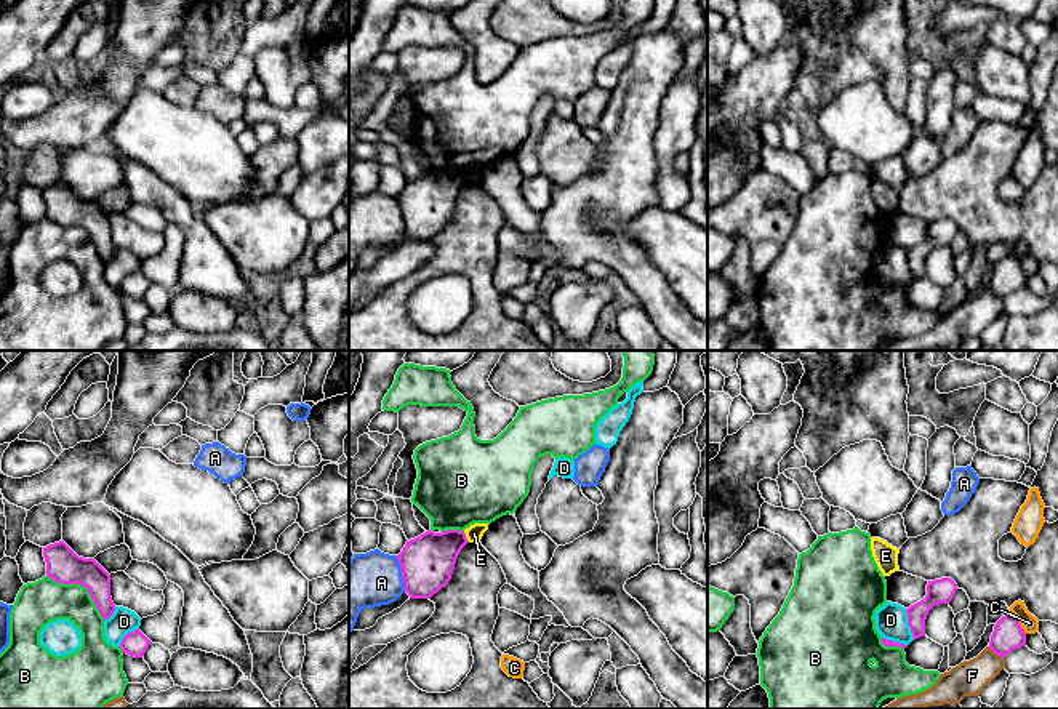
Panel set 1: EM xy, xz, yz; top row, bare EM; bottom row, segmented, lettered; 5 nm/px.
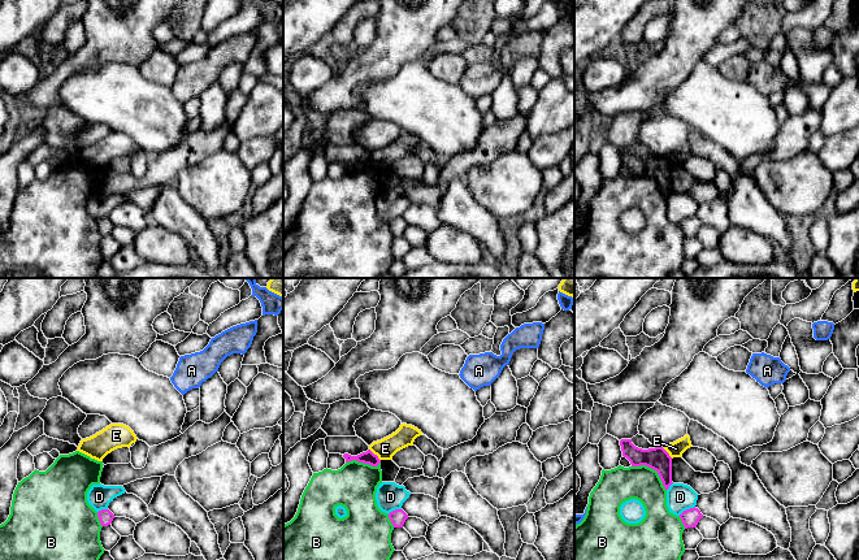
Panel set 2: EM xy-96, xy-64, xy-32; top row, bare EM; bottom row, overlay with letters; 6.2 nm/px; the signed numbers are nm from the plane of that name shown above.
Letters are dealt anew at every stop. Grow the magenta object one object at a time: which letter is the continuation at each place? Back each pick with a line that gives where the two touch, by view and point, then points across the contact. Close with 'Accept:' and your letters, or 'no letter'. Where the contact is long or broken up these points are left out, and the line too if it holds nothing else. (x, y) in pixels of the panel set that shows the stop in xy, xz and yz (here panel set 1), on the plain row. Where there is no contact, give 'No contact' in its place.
Accept: no letter

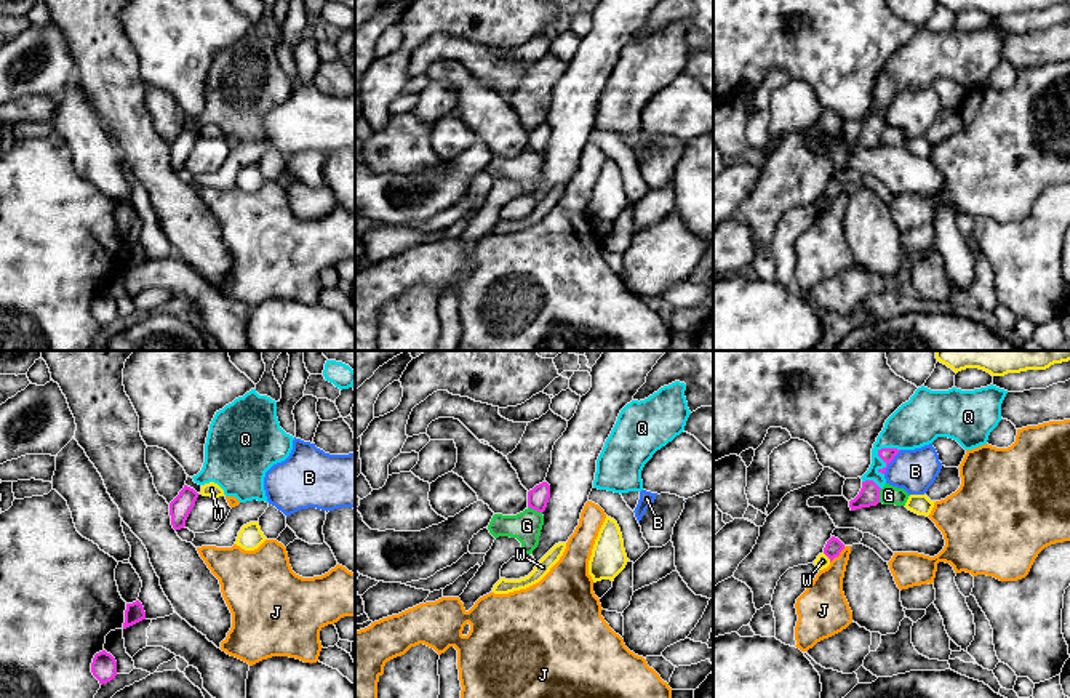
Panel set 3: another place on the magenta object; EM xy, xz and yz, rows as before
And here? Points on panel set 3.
Q: Touches magenta at yz (878, 93). Path across: yz (886, 96), (878, 93), (901, 72), (917, 64)
Accept: Q

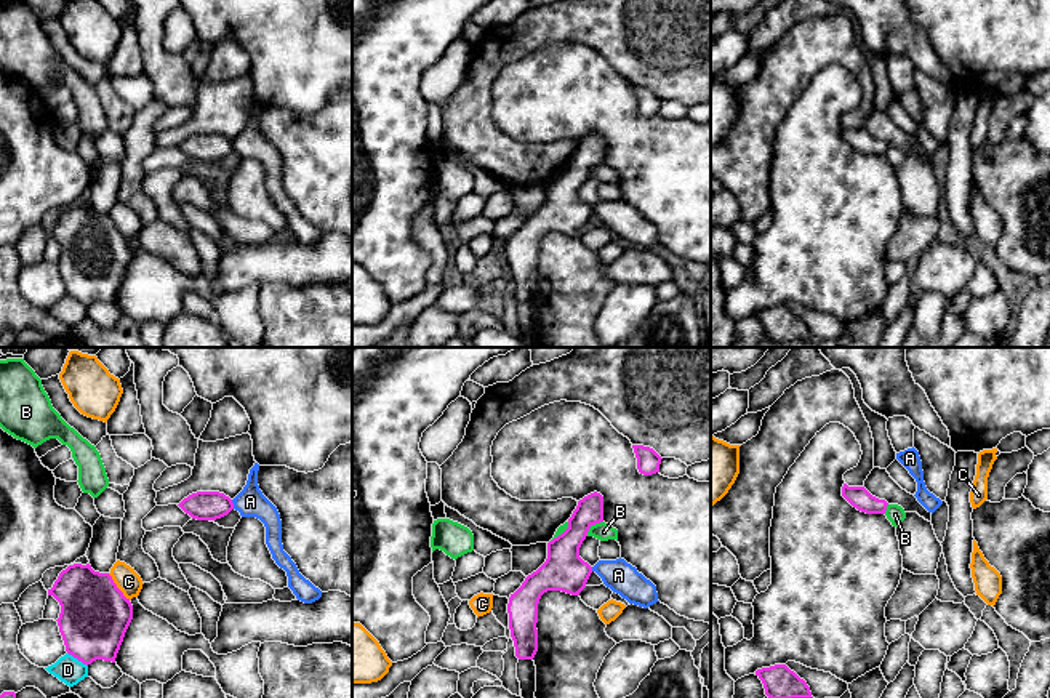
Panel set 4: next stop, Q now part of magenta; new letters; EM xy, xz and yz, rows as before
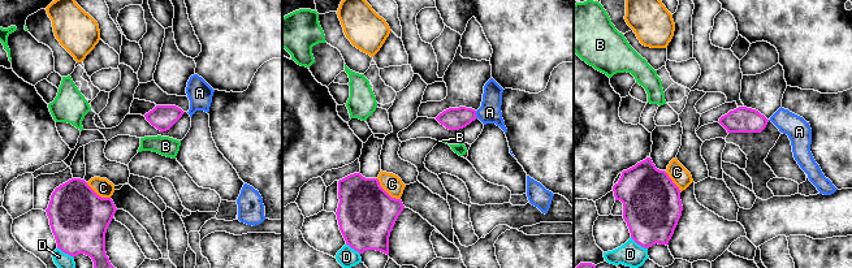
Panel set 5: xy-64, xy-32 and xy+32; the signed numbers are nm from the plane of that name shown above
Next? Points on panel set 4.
Accept: no letter

